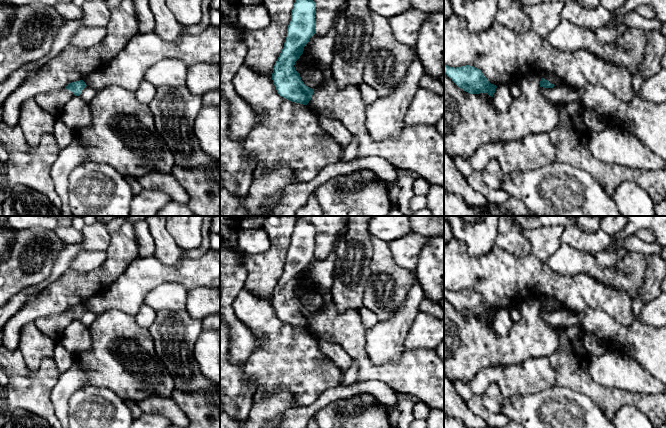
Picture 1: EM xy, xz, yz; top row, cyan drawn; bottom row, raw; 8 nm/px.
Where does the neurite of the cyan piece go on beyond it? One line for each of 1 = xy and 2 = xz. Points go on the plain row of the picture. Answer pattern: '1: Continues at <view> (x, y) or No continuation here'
1: No continuation here
2: No continuation here

